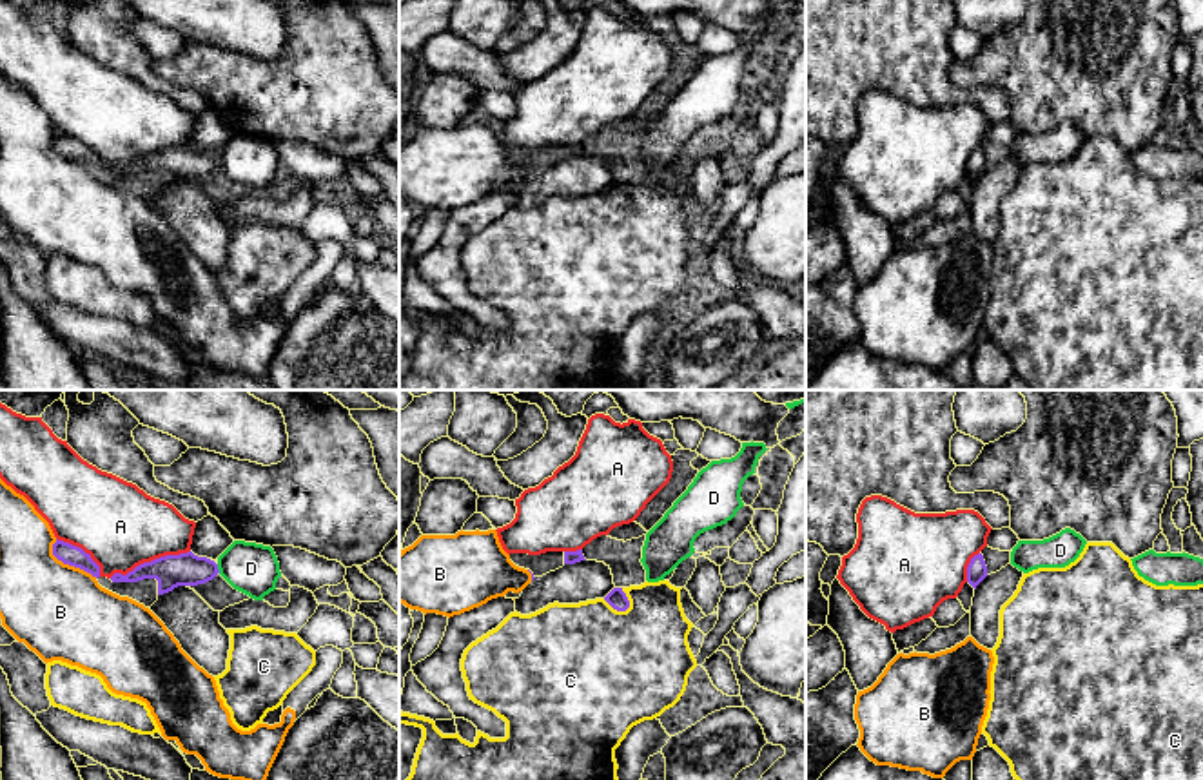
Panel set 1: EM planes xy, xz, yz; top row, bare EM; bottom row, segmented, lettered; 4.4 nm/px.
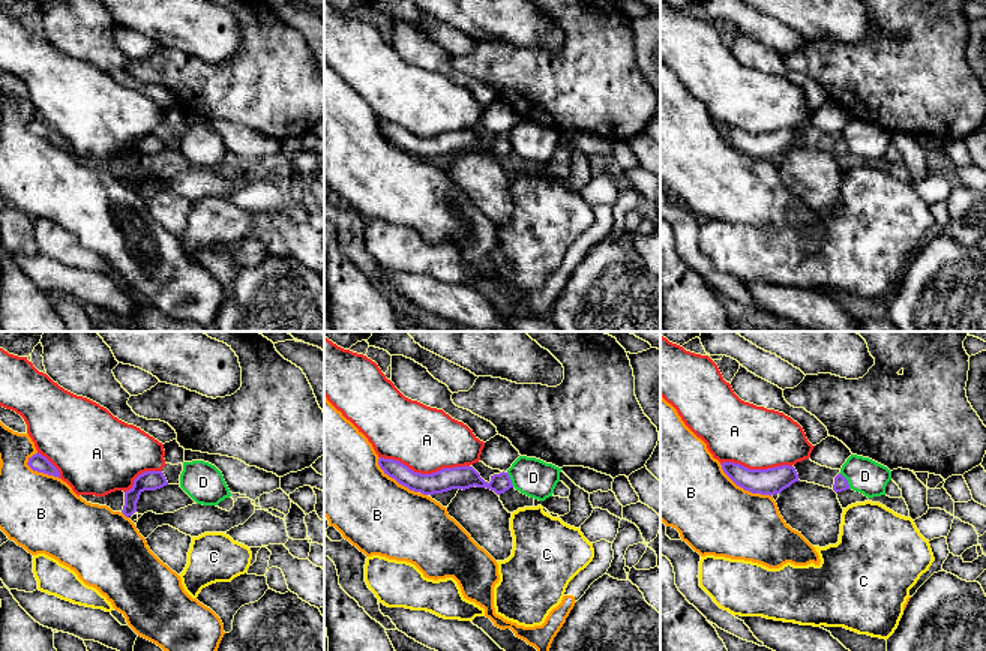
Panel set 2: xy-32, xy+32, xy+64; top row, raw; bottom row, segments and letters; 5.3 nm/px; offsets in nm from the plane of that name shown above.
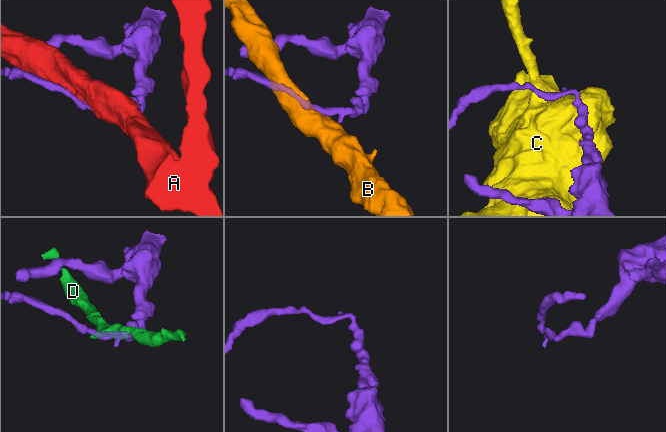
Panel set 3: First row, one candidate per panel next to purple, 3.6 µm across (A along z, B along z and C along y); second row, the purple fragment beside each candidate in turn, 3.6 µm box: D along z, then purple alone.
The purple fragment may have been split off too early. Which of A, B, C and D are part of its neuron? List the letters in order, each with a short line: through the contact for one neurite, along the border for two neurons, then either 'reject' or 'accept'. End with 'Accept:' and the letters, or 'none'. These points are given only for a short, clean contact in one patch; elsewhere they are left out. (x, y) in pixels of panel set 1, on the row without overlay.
A: reject
B: reject
C: reject
D: line xy (216, 158), (220, 165); reject
Accept: none

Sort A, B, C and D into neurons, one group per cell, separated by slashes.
A / B / C / D

